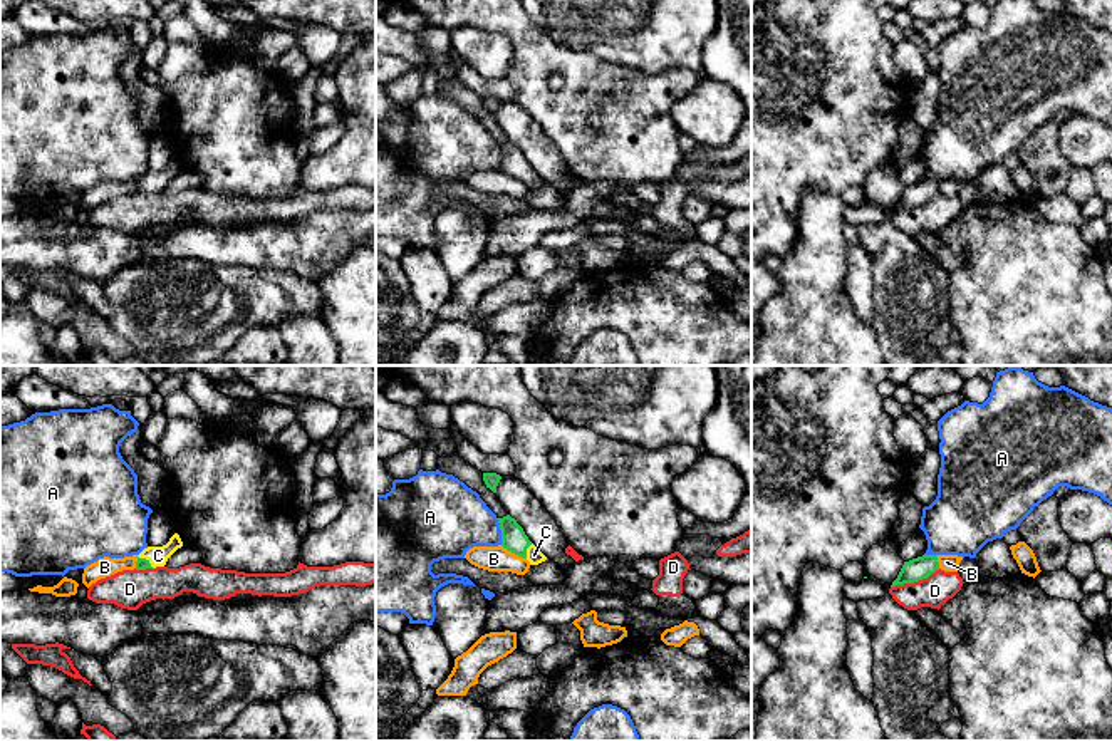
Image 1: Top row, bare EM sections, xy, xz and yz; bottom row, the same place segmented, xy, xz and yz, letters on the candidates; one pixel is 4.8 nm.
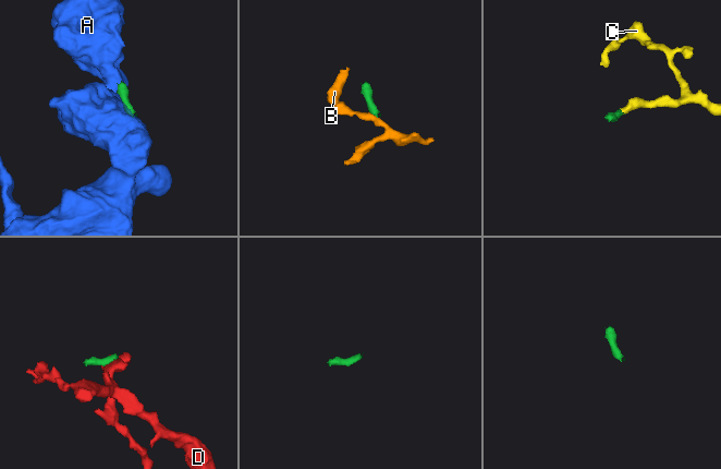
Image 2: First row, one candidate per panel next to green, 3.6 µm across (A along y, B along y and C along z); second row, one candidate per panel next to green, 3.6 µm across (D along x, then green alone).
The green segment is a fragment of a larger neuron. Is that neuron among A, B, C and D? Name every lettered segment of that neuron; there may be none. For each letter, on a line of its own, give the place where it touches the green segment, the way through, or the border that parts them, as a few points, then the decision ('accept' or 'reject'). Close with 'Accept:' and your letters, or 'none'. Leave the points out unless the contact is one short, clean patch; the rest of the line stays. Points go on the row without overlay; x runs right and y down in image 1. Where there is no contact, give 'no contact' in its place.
A: xz (502, 156) | along xz (497, 143), (502, 168) | reject
B: xz (514, 176) | along xz (500, 170), (525, 183) | reject
C: xz (525, 175) | across xz (514, 163), (525, 175), (534, 180) | accept
D: yz (914, 205) | along yz (940, 193), (918, 205), (891, 212) | reject
Accept: C

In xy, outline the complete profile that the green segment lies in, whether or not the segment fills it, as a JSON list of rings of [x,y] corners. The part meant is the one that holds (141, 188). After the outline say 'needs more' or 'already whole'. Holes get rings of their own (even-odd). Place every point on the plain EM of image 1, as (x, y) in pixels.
[[[178,158],[163,171],[148,171],[138,179],[136,194],[164,191],[168,183],[183,171]]]; needs more

